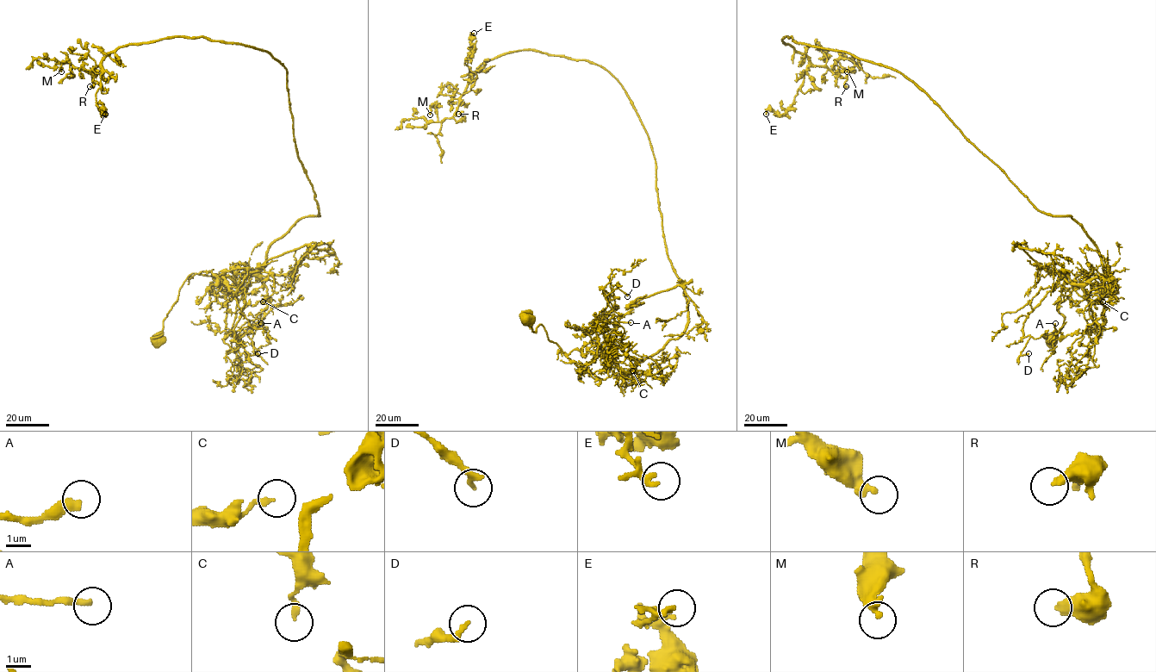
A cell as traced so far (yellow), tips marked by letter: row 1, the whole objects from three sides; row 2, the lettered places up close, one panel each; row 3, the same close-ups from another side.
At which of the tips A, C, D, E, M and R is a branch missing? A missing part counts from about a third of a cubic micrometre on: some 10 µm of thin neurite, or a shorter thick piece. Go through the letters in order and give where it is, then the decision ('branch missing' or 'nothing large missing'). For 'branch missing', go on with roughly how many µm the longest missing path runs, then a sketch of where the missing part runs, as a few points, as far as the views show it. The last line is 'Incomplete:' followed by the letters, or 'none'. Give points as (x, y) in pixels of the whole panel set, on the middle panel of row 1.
A: at (630, 322); branch missing; about 15 µm are missing; missing branch runs (630, 322), (644, 320), (648, 315)
C: at (632, 370); nothing large missing
D: at (627, 296); branch missing; about 9 µm are missing
E: at (474, 33); nothing large missing
M: at (430, 115); nothing large missing
R: at (458, 114); nothing large missing
Incomplete: A, D

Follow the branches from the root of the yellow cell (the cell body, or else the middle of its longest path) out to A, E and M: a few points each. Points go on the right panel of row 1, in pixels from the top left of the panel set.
A: (1052, 340), (1064, 320), (1057, 306), (1076, 277), (1089, 274), (1084, 289), (1094, 330), (1064, 336), (1055, 323)
E: (1052, 340), (1098, 248), (913, 83), (786, 36), (806, 71), (766, 114)
M: (1052, 340), (1076, 277), (1088, 299), (1103, 274), (1086, 232), (901, 73), (783, 40), (847, 71)

